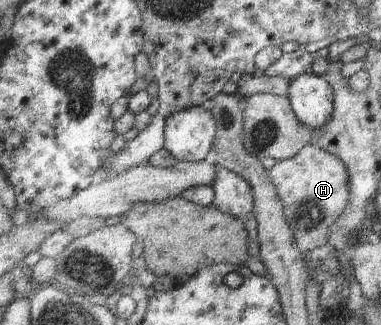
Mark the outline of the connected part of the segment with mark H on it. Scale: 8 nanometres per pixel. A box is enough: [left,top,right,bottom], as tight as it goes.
[270,144,350,252]

